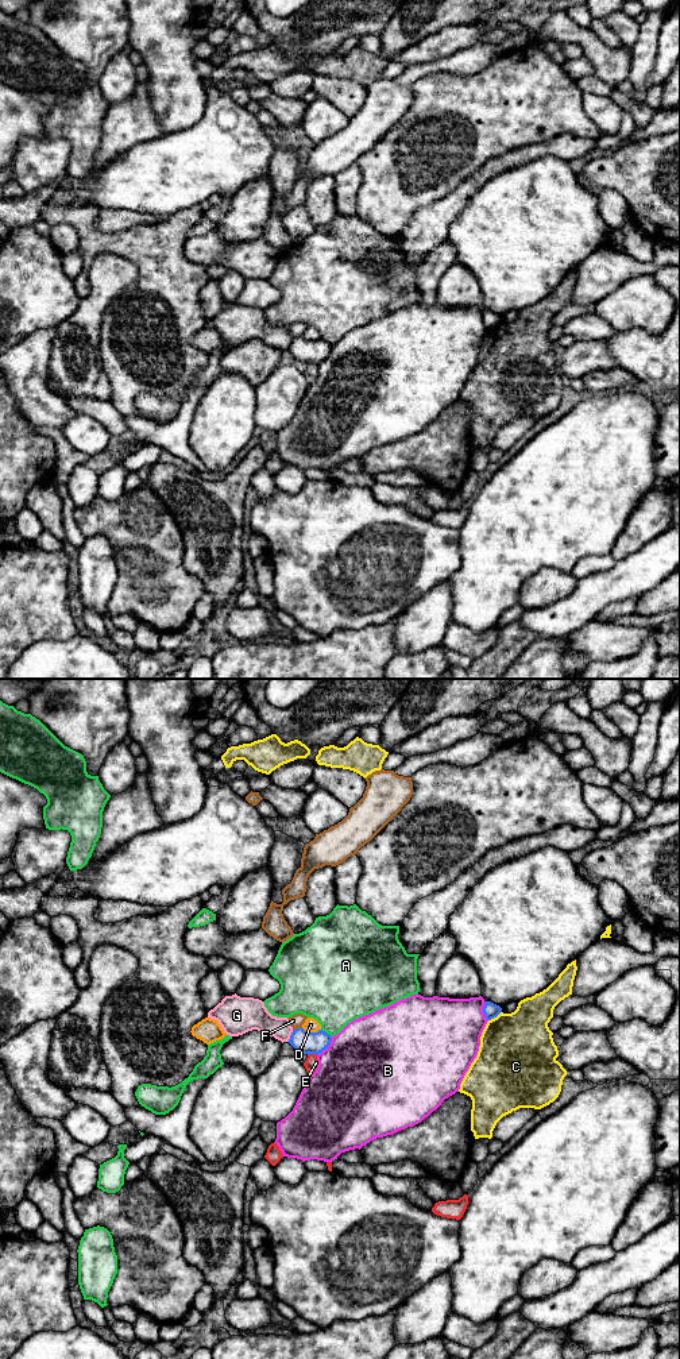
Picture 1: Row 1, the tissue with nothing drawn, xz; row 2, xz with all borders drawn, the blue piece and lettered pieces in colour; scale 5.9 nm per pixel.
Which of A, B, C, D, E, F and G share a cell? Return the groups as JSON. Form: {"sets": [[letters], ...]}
{"sets": [["A"], ["B"], ["C"], ["D"], ["E", "G"], ["F"]]}

